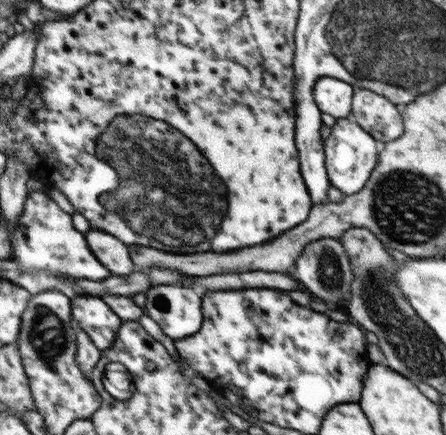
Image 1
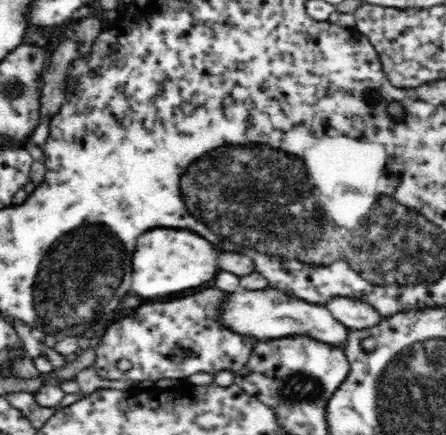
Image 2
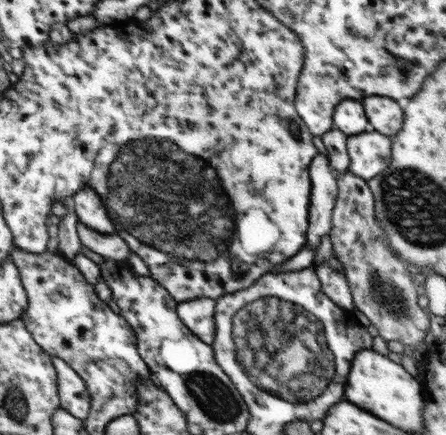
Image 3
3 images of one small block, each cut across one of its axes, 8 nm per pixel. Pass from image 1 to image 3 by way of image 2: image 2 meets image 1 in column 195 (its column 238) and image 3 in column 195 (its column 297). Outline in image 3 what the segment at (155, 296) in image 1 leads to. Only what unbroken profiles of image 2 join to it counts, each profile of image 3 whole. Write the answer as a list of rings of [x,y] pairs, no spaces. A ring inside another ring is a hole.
[[[195,298],[189,302],[177,304],[177,316],[189,328],[189,332],[197,336],[197,340],[211,346],[215,336],[215,312],[217,312],[215,308],[217,306],[219,306],[217,300]]]

